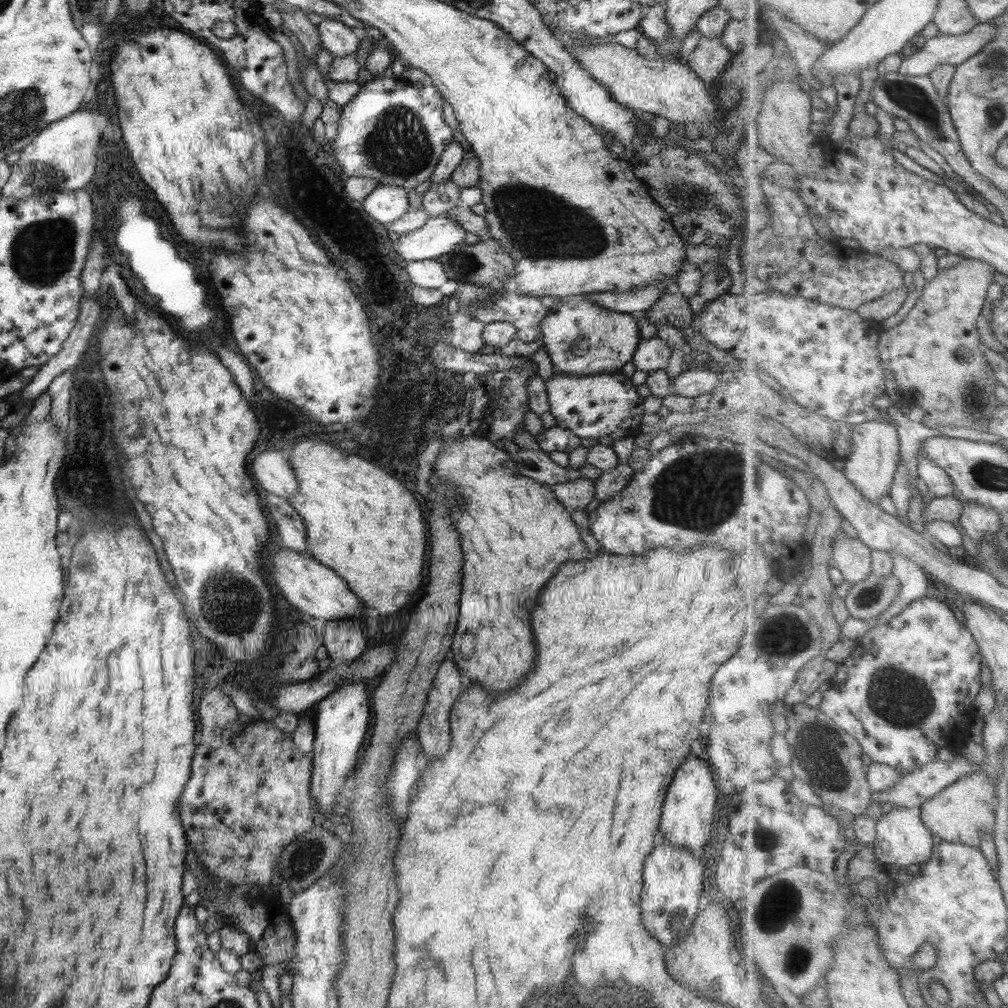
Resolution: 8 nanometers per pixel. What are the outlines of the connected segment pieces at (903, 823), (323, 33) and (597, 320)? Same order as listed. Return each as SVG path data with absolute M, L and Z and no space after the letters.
M898 807L884 815L879 820L878 840L874 848L877 860L887 867L896 864L904 869L912 864L923 865L932 861L935 853L934 832L928 828L919 809L909 807Z
M324 19L317 24L321 46L334 56L348 56L356 53L361 43L360 38L354 34L352 27L344 25L338 20Z
M578 295L550 306L540 324L541 337L554 371L560 374L614 373L632 361L642 339L637 321L635 314L613 312Z

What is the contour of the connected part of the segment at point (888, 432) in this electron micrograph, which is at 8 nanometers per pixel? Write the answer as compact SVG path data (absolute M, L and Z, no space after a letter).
M887 418L856 425L854 443L854 452L847 458L845 475L868 500L880 504L894 488L899 462L903 458L899 426Z

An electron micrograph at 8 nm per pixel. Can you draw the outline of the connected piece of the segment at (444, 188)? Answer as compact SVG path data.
M450 179L442 182L432 182L431 187L424 193L421 208L430 217L437 217L448 213L461 205L460 187Z

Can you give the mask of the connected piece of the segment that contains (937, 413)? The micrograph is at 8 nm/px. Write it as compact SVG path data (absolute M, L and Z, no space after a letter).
M963 258L957 266L942 269L938 278L928 282L923 296L910 314L898 326L882 331L881 356L888 371L898 376L905 390L909 404L917 404L925 410L923 423L936 429L936 426L964 426L965 428L986 431L989 420L997 414L1001 400L997 388L991 381L996 376L983 350L978 332L978 320L988 300L990 284L994 282L996 267L984 260Z

